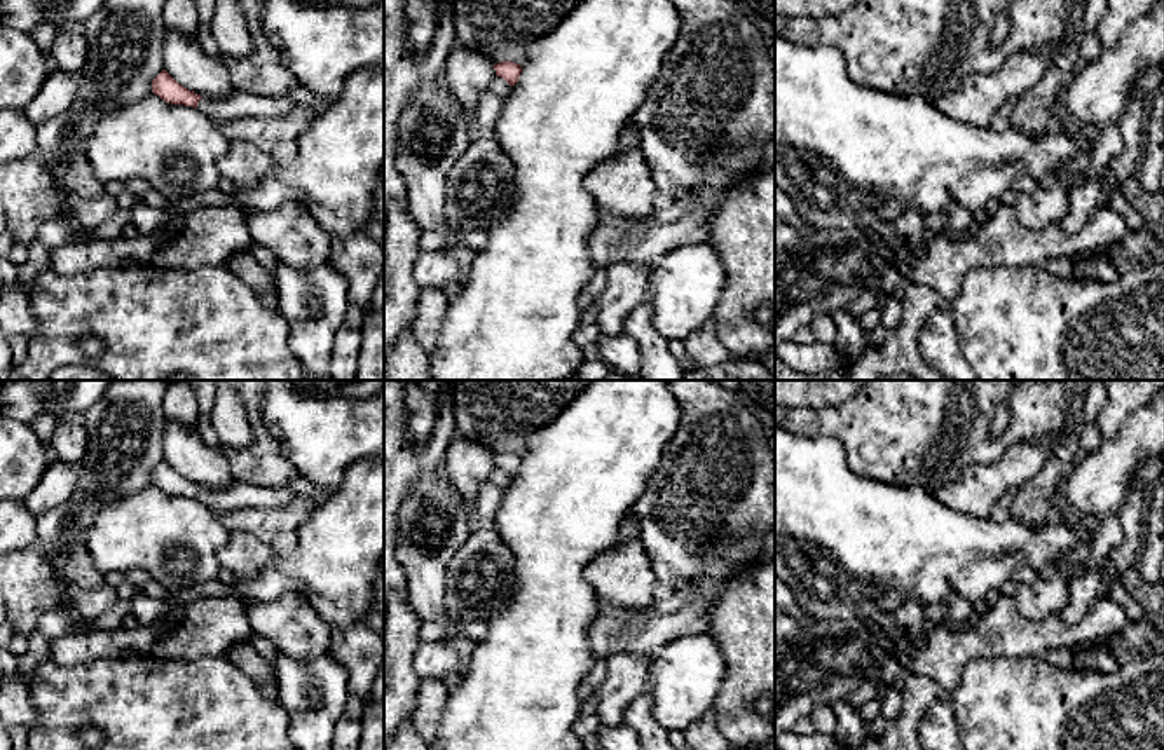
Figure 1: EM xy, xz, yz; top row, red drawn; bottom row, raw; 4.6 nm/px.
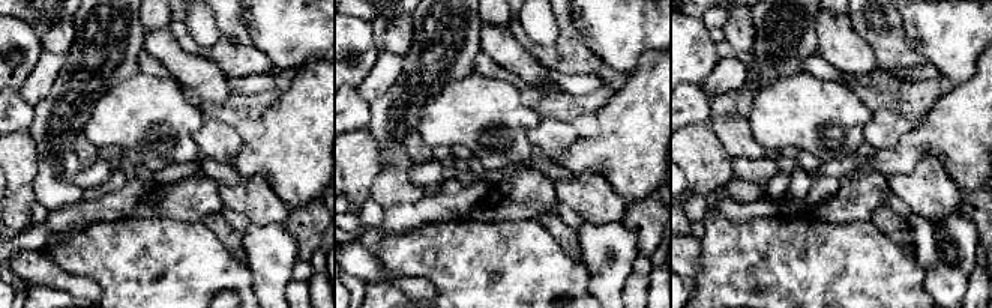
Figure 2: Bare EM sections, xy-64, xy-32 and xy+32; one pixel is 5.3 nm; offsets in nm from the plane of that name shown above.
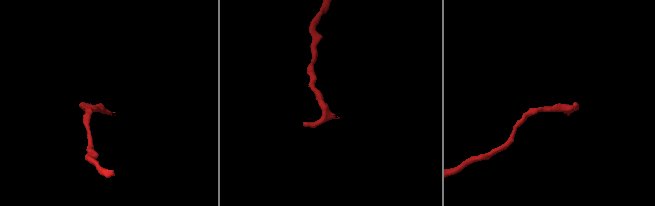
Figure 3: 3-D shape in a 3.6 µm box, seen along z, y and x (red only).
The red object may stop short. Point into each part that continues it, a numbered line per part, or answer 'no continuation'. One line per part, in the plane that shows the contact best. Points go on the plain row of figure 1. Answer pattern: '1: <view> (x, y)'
1: xy (236, 496)

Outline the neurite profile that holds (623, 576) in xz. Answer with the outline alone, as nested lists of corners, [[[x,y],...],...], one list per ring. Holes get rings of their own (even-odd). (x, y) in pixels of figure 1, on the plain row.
[[[627,516],[620,525],[621,542],[586,567],[585,581],[602,603],[646,609],[658,595],[660,588],[640,530],[640,520]]]

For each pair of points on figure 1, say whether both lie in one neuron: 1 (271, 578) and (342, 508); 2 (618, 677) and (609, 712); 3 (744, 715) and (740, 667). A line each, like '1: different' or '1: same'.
1: same
2: same
3: same

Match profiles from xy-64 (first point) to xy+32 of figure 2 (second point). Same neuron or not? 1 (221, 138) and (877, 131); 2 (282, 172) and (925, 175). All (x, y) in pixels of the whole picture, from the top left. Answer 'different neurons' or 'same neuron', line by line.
1: same neuron
2: different neurons

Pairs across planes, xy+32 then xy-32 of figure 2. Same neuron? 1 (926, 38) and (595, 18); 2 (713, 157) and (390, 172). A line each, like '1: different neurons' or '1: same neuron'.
1: same neuron
2: different neurons

